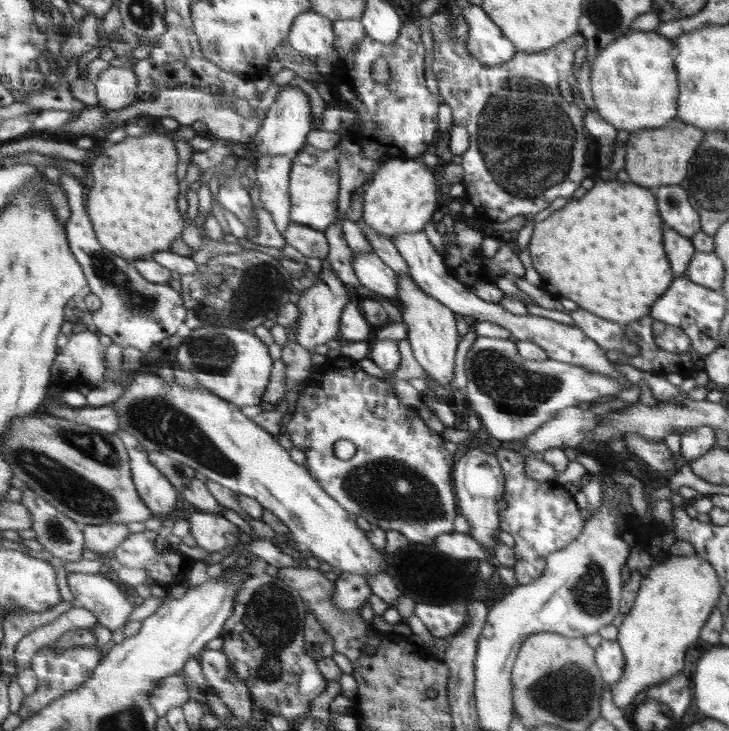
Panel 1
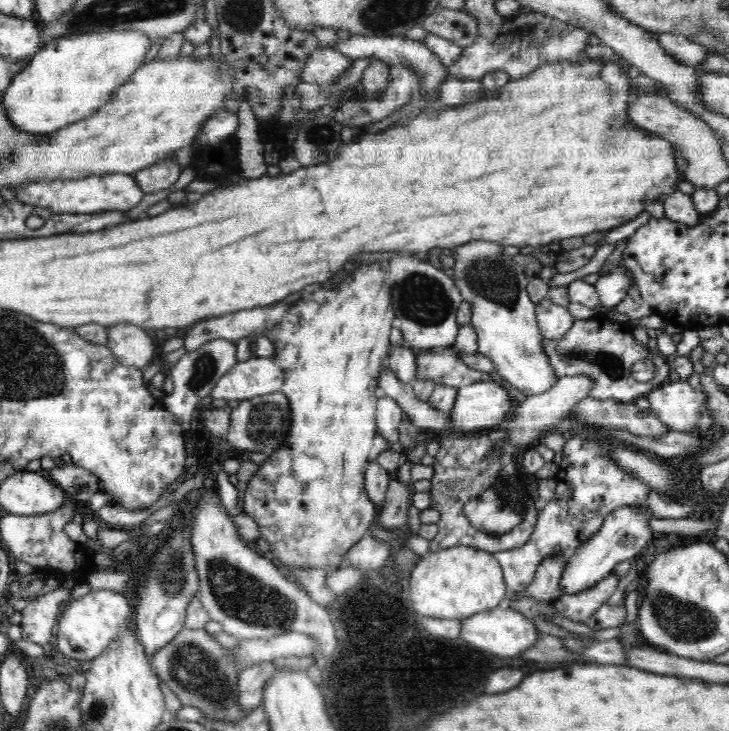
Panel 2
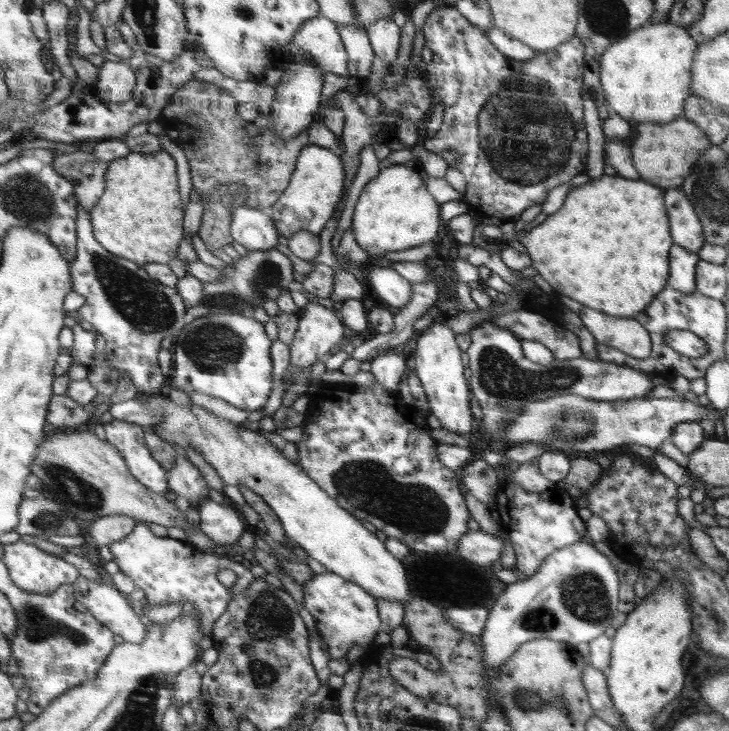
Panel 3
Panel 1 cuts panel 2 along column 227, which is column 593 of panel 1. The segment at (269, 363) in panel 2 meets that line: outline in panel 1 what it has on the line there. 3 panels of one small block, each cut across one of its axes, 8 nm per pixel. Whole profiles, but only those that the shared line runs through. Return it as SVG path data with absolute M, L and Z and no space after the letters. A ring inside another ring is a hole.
M477 336L466 354L464 368L467 376L467 386L463 392L464 398L471 405L472 410L478 414L482 429L498 440L524 440L532 435L541 424L547 420L551 421L561 410L596 400L600 396L614 396L622 390L616 378L610 378L598 372L588 372L582 366L566 364L552 360L552 358L540 361L526 359L521 355L516 341L512 338Z

